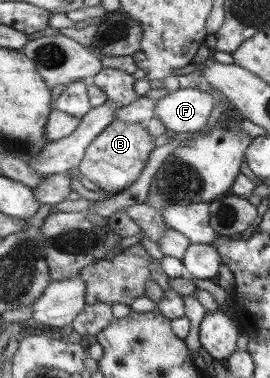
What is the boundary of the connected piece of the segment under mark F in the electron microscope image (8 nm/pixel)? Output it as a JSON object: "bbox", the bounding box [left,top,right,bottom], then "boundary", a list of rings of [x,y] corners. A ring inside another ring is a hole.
{"bbox":[153,87,215,133],"boundary":[[[179,87],[156,100],[153,116],[160,120],[167,133],[193,133],[197,130],[201,130],[205,126],[206,119],[212,110],[212,106],[214,106],[214,102],[215,100],[212,98],[212,95],[205,93],[204,91],[198,91],[198,89],[192,87]]]}

